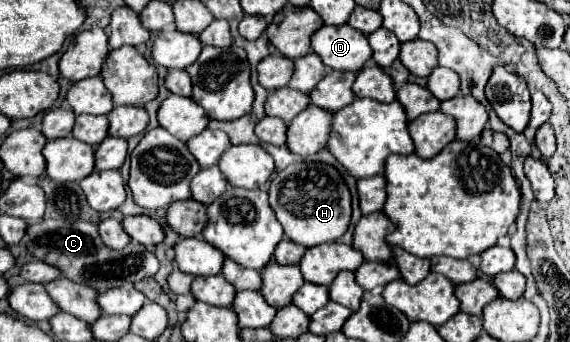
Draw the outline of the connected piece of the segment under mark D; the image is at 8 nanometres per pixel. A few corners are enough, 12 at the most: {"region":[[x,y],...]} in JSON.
{"region":[[349,24],[321,26],[313,52],[333,70],[371,60],[367,36]]}

